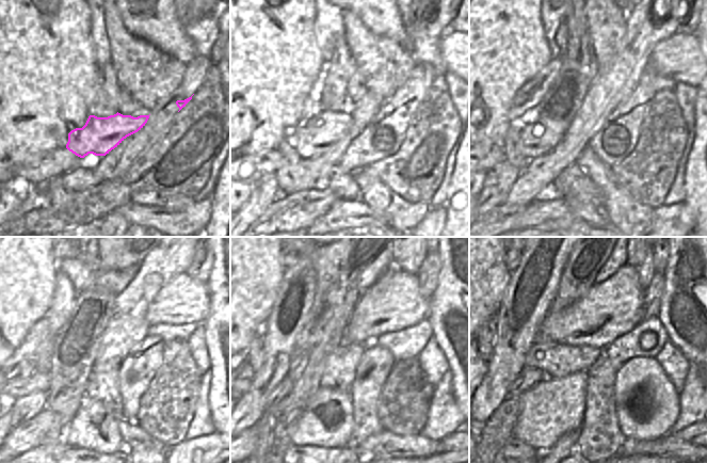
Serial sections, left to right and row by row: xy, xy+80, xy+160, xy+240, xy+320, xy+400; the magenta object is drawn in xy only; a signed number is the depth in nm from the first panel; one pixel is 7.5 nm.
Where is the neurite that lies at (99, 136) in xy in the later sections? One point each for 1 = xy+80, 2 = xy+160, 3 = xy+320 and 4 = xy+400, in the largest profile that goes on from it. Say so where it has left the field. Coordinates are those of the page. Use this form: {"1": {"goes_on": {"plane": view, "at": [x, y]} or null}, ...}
{"1": {"goes_on": {"plane": "xy+80", "at": [310, 138]}}, "2": {"goes_on": {"plane": "xy+160", "at": [536, 140]}}, "3": {"goes_on": {"plane": "xy+320", "at": [252, 372]}}, "4": {"goes_on": null}}

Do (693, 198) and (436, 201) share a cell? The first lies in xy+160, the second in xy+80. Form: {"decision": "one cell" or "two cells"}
{"decision": "two cells"}

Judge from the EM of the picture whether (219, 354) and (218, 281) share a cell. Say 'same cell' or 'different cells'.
same cell

